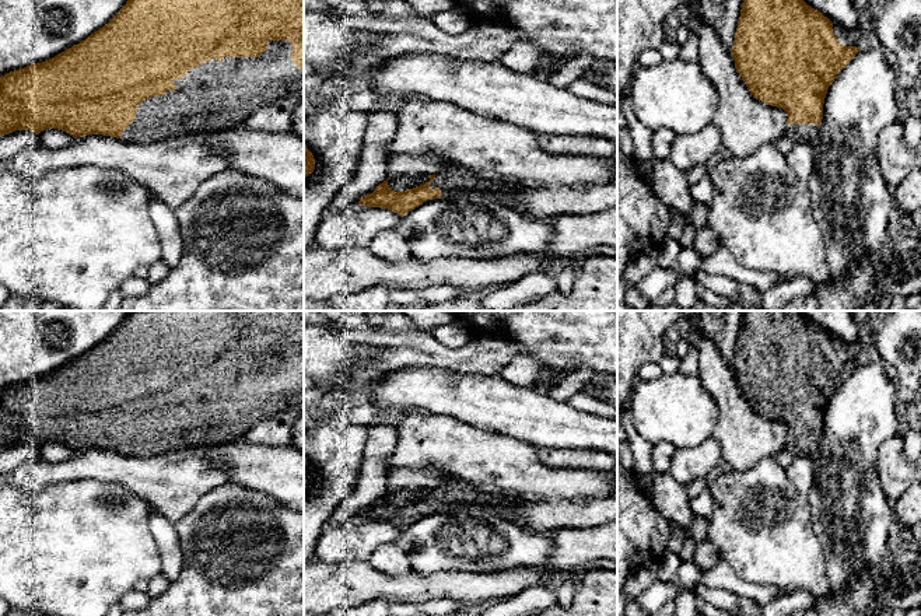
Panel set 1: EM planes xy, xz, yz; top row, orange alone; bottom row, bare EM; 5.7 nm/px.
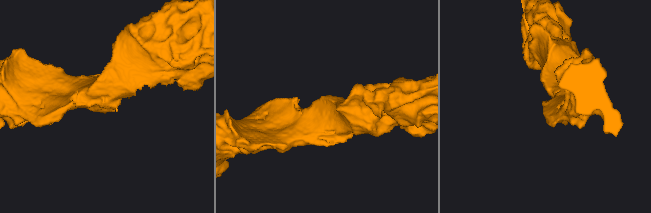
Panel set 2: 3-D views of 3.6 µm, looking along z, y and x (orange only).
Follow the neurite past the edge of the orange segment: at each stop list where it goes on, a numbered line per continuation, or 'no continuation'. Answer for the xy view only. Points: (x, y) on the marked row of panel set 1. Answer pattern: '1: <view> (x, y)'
1: xy (217, 95)

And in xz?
1: xz (452, 181)

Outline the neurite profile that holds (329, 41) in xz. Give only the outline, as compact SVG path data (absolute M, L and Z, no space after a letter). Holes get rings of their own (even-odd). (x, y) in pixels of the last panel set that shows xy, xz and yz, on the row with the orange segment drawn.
M304 10L304 64L314 69L346 66L357 48L370 48L381 34L353 29L346 18Z

